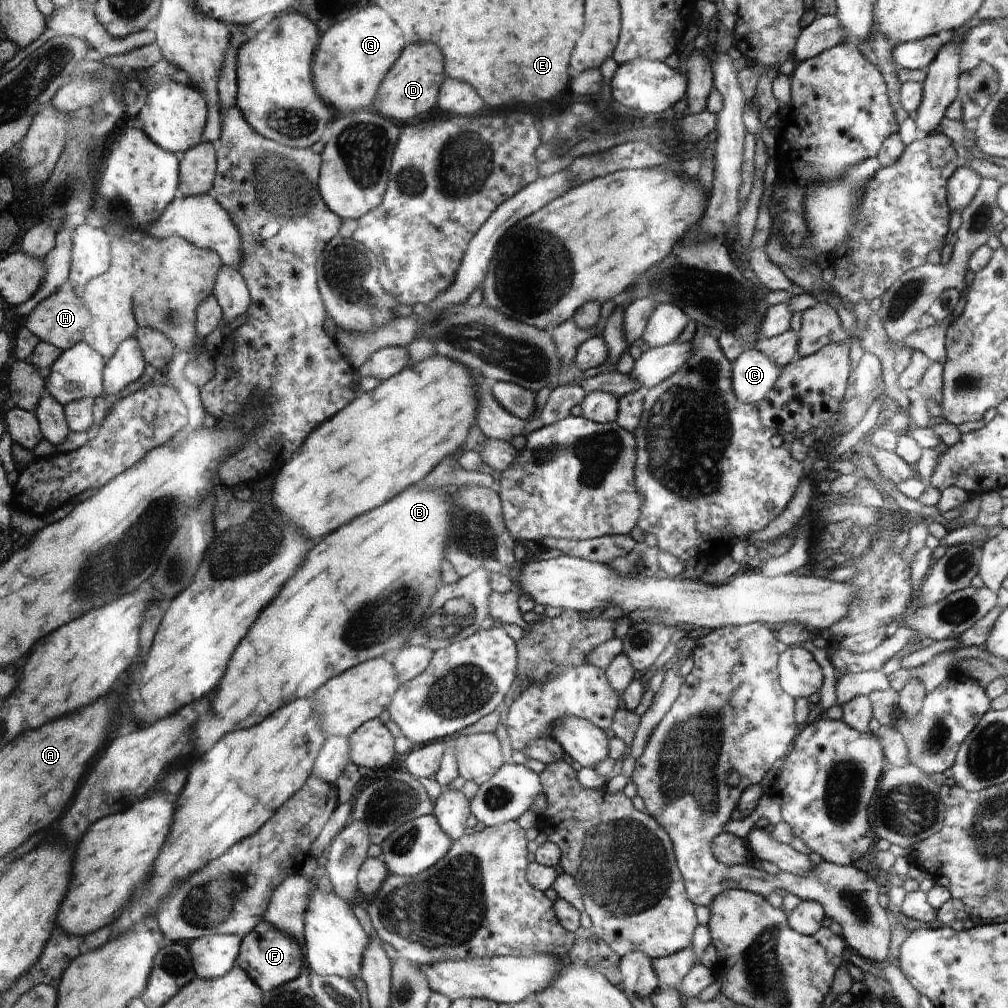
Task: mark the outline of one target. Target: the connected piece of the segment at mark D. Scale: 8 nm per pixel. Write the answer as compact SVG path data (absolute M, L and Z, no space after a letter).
M412 44L408 46L408 52L400 56L400 64L388 72L388 80L384 80L384 88L380 88L380 96L376 96L376 104L372 108L380 112L382 116L388 116L390 120L406 122L412 120L430 108L436 106L438 90L444 80L444 60L442 52L436 44Z

